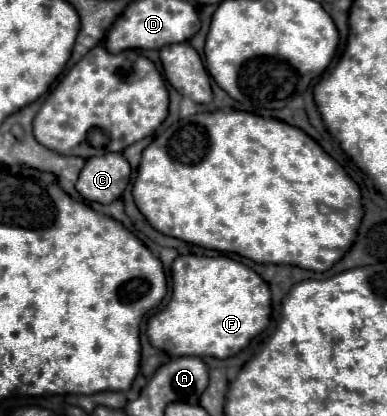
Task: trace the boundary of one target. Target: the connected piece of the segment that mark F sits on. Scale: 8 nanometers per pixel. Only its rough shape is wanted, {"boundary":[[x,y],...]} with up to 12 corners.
{"boundary":[[179,256],[147,322],[169,356],[229,358],[271,290],[227,256]]}

